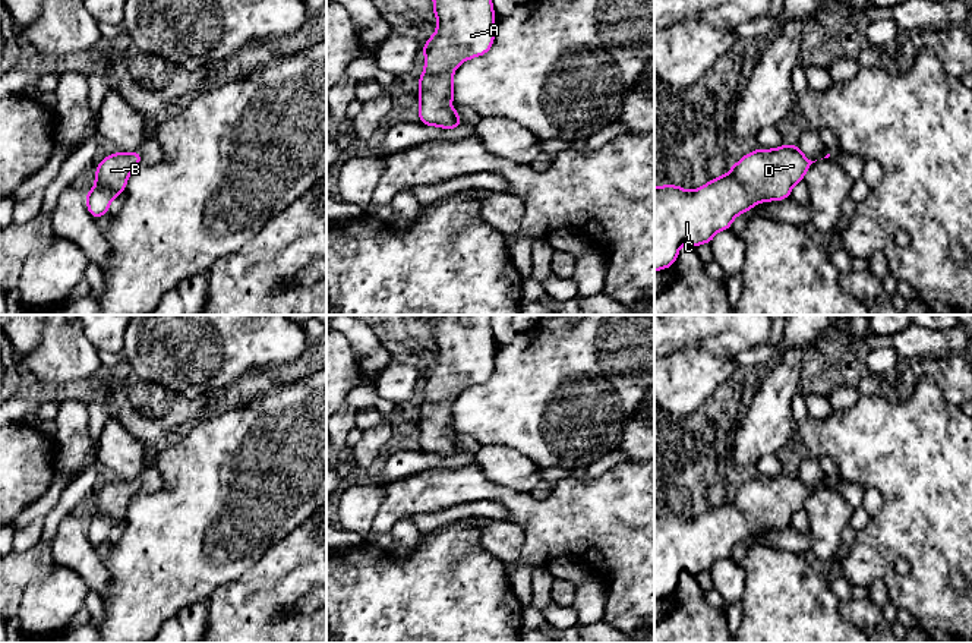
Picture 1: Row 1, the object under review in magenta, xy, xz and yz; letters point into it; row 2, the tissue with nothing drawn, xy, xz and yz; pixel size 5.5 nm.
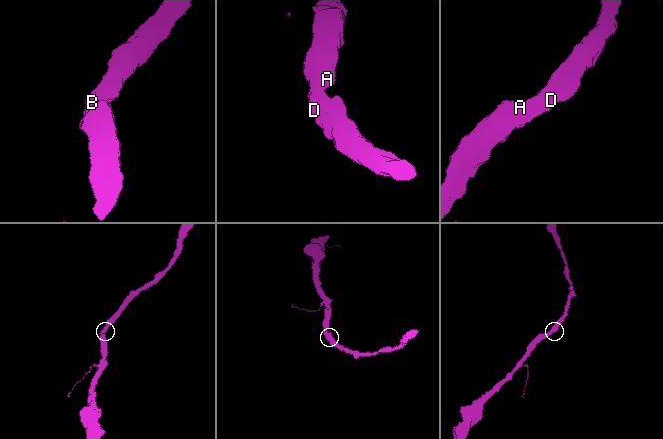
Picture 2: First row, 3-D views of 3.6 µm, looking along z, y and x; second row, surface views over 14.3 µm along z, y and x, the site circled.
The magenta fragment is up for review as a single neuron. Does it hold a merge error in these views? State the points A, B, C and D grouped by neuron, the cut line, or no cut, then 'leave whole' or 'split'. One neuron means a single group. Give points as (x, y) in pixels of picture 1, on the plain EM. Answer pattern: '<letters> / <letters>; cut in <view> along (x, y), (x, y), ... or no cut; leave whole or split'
A B C D; no cut; leave whole

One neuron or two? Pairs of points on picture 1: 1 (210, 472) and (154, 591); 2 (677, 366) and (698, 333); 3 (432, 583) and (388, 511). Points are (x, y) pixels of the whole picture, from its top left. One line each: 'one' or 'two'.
1: one
2: two
3: two

